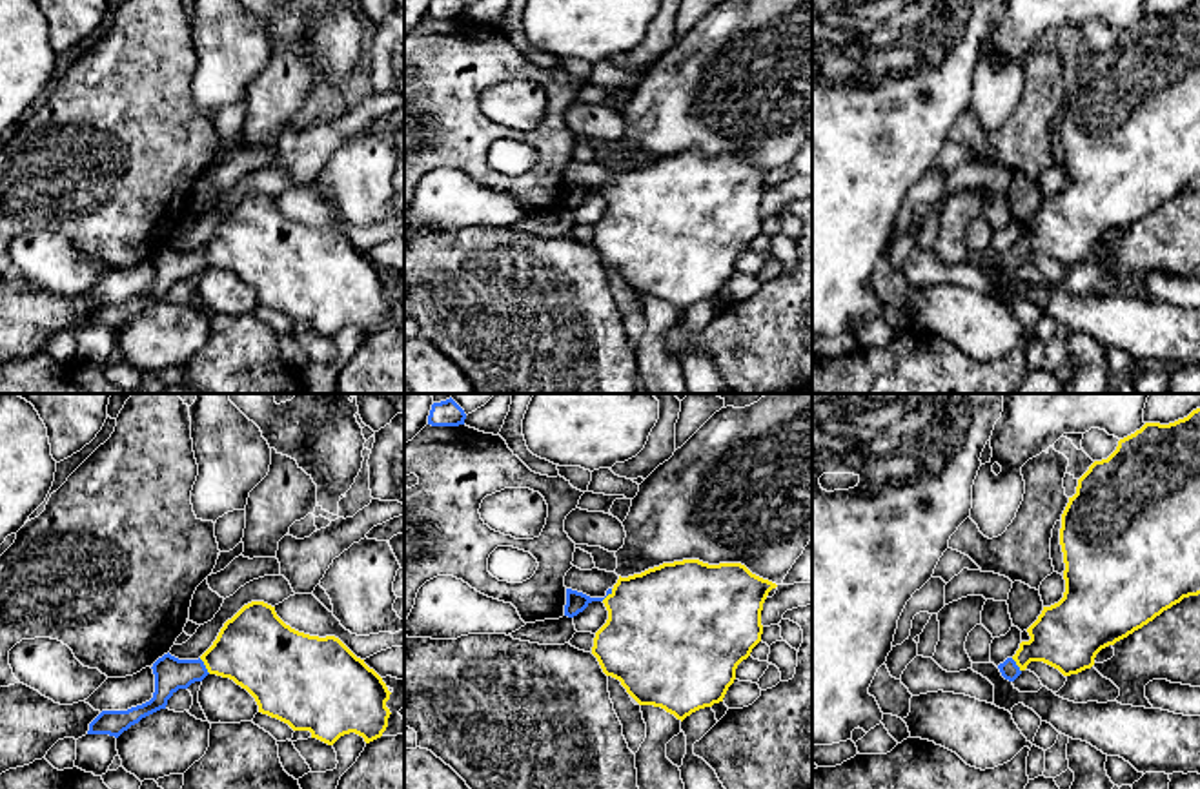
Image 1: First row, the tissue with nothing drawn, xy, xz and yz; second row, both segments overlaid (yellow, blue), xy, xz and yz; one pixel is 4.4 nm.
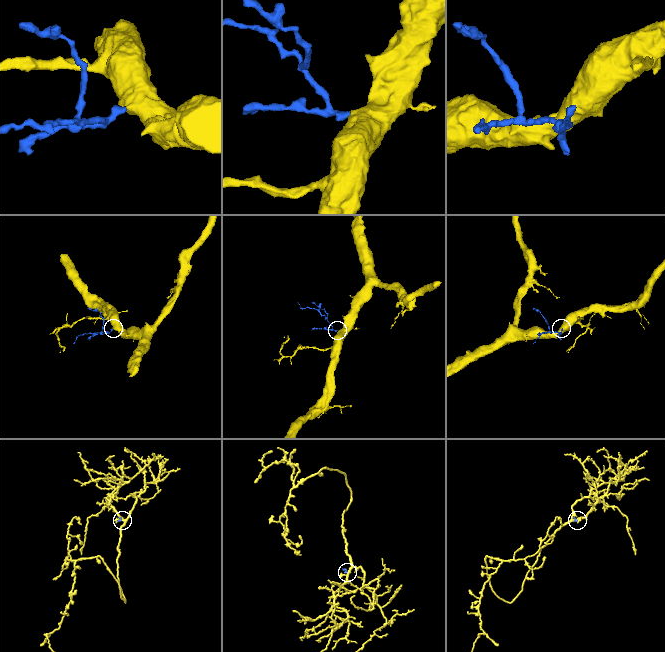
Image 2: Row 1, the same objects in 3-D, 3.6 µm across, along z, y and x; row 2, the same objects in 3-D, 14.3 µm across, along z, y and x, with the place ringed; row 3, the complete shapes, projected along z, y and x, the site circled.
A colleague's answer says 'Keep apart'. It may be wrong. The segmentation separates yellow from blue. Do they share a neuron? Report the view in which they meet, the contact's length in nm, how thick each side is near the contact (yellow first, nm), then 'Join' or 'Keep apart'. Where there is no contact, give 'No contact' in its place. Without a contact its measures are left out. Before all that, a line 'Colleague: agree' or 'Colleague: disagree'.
Colleague: disagree
Touches yellow in xy. Shared border 90 nm. Thickness 340 nm (yellow) against 140 nm. Join

